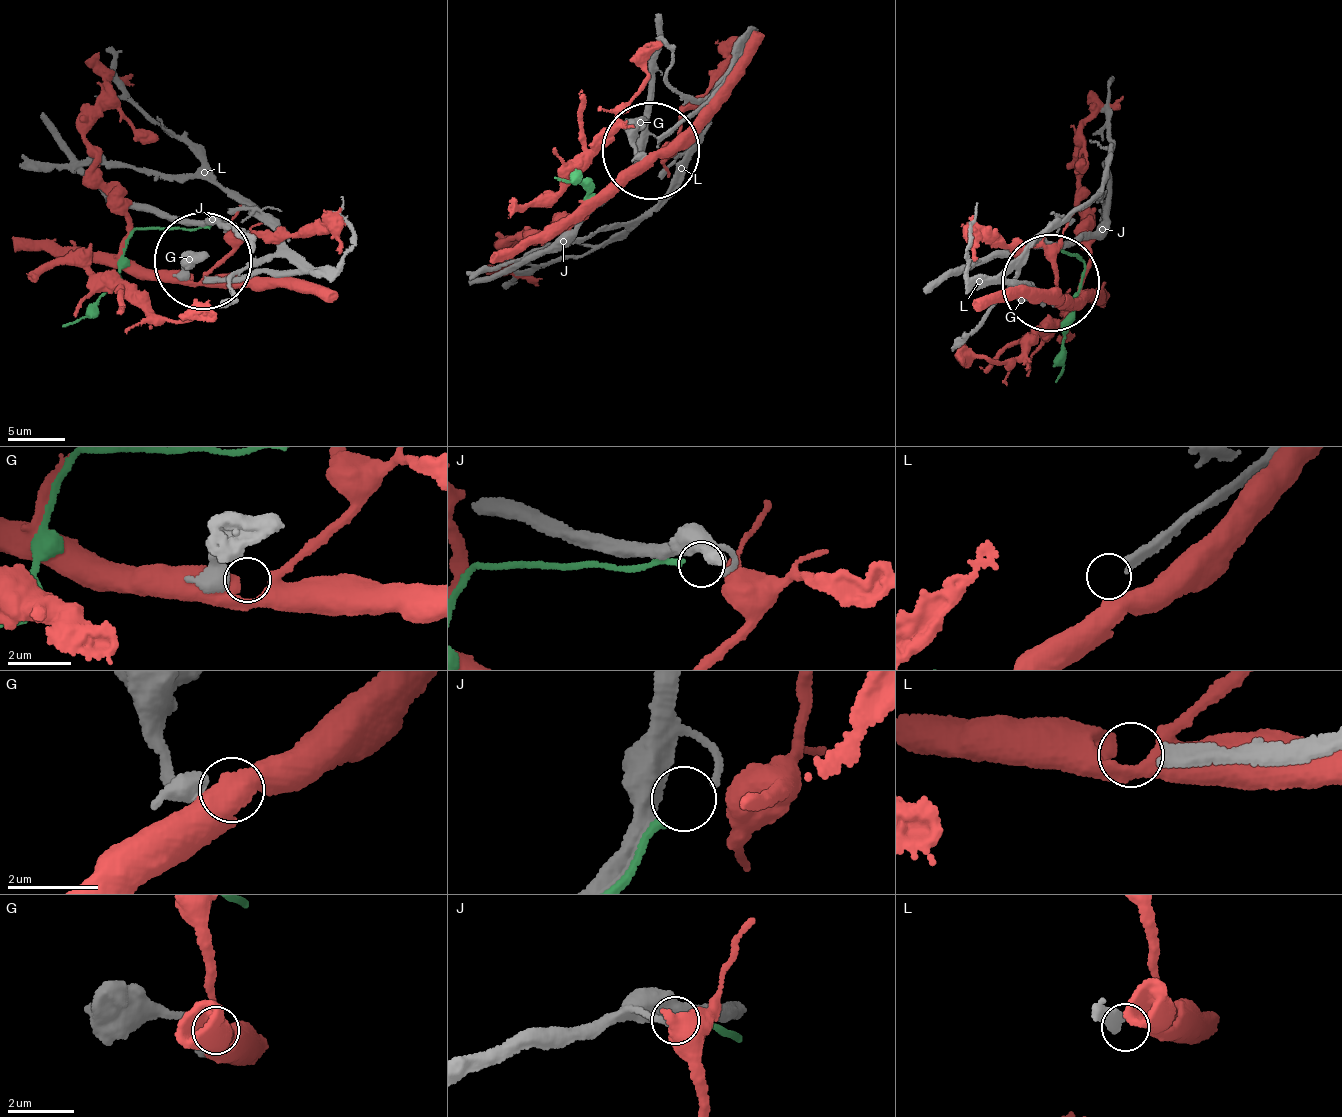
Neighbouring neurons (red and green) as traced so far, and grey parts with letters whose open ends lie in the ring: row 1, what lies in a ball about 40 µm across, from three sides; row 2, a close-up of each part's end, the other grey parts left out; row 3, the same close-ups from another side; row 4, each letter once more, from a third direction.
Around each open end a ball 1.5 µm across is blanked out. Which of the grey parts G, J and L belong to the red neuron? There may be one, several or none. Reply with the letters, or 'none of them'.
G

